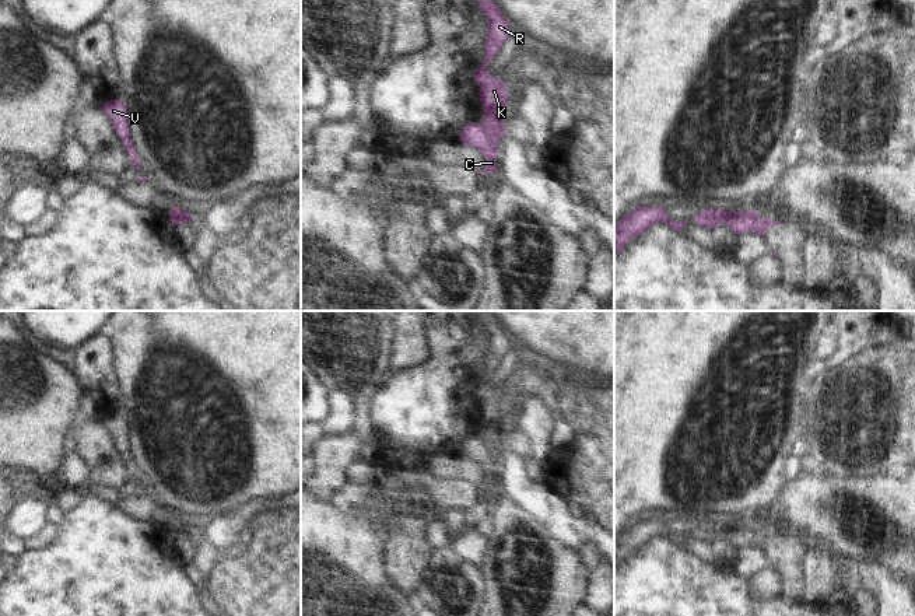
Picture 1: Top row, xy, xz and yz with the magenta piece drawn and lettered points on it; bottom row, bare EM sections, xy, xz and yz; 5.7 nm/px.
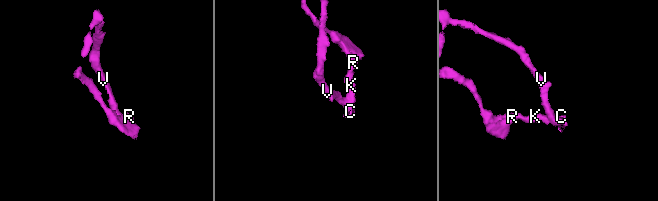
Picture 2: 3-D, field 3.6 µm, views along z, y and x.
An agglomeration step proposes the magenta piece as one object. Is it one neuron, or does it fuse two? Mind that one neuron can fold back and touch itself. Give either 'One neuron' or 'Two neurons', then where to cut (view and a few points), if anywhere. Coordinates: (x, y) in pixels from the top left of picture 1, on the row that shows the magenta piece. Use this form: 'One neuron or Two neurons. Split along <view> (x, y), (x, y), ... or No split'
Two neurons. Split along xz (504, 105), (484, 111)

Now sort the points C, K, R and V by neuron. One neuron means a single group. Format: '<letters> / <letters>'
C V / K R

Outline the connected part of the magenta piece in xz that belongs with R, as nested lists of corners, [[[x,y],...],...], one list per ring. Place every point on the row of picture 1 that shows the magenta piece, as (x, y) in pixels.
[[[477,0],[480,8],[488,18],[488,36],[485,41],[485,57],[480,69],[474,70],[474,83],[480,87],[478,98],[484,111],[508,106],[505,83],[492,77],[487,69],[488,63],[499,52],[502,43],[511,36],[511,25],[504,18],[494,0]]]

